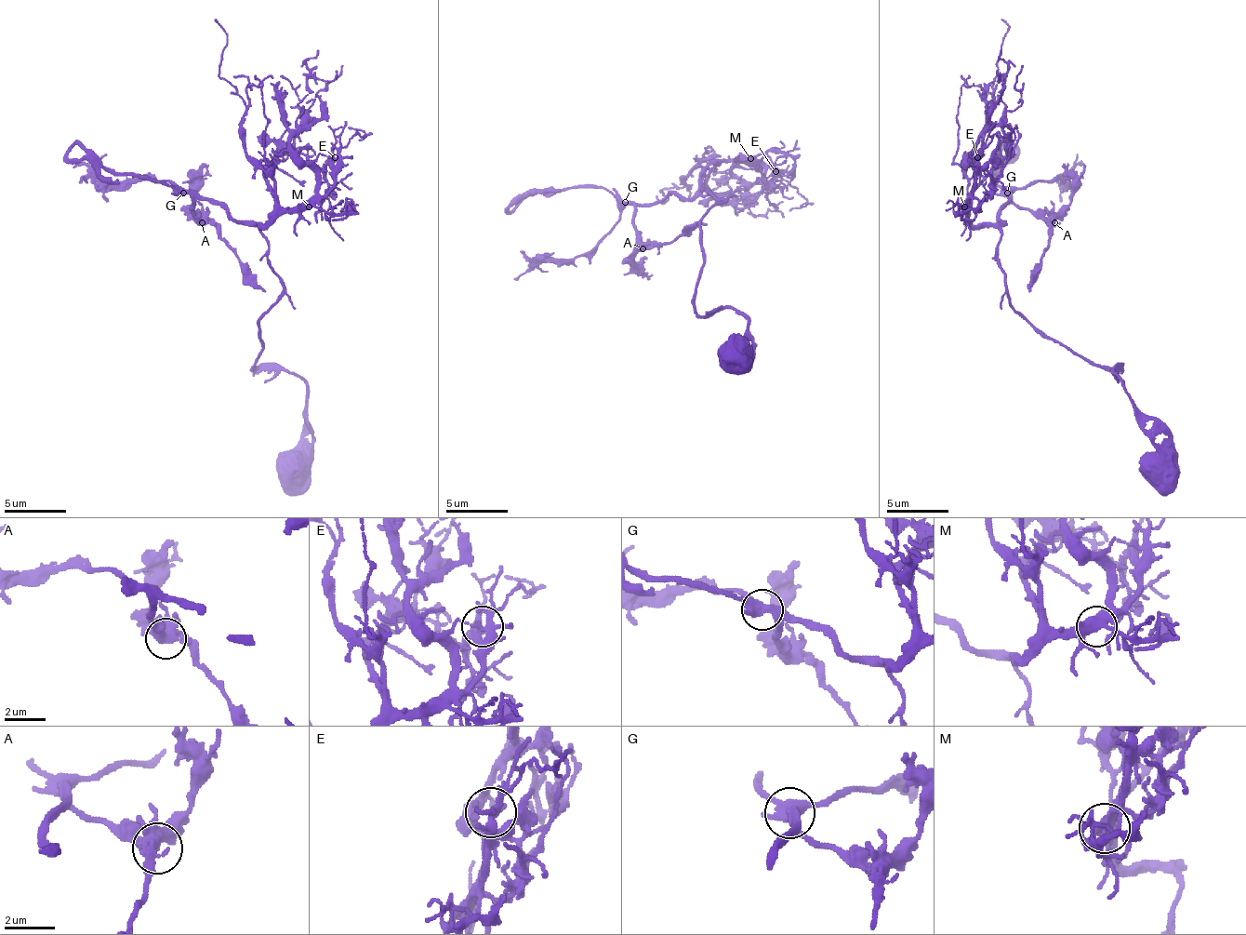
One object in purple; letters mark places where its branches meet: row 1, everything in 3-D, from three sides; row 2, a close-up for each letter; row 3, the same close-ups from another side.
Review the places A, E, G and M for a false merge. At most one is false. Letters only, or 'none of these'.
none of these

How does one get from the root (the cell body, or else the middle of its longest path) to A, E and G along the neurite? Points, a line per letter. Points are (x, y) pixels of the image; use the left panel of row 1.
A: (294, 467), (312, 439), (307, 386), (254, 367), (282, 290), (270, 241), (207, 201), (192, 207), (202, 222)
E: (294, 467), (312, 439), (307, 386), (254, 367), (282, 290), (260, 229), (312, 204), (335, 157)
G: (294, 467), (312, 439), (307, 386), (254, 367), (260, 318), (282, 290), (270, 241), (183, 192)

